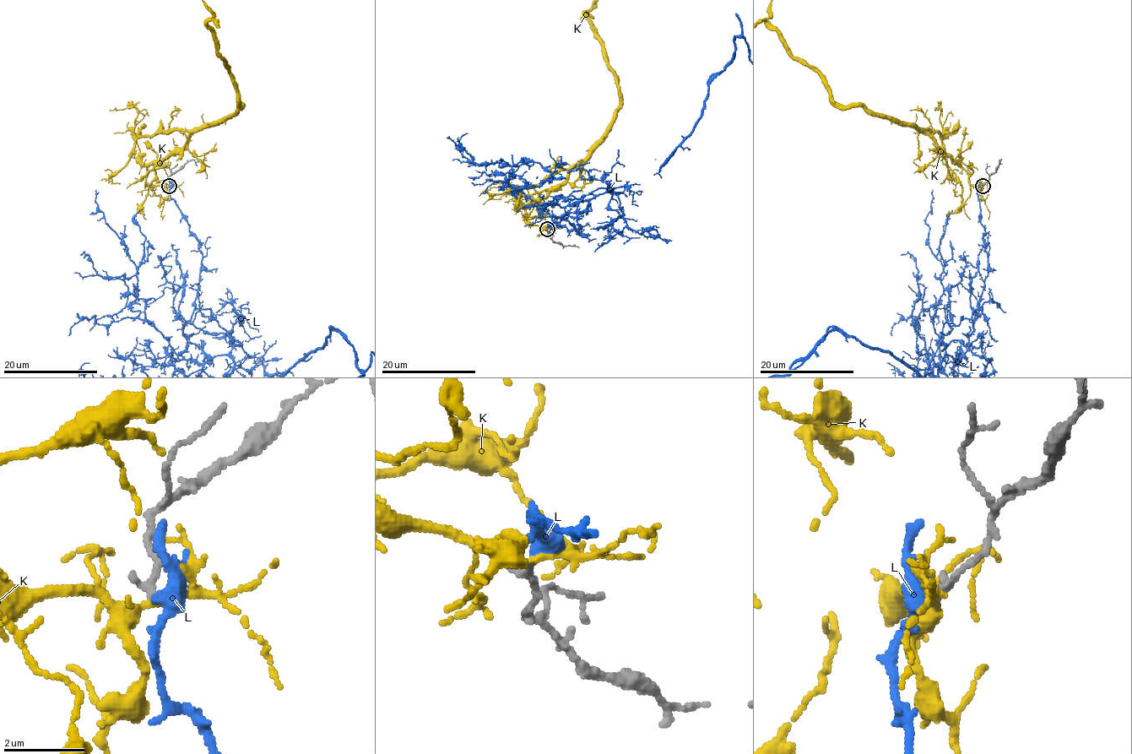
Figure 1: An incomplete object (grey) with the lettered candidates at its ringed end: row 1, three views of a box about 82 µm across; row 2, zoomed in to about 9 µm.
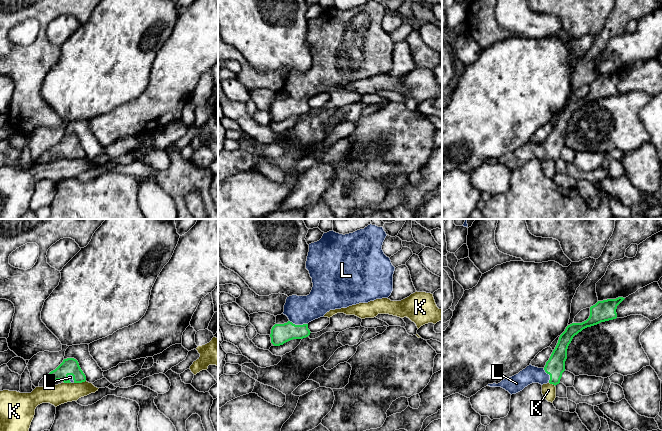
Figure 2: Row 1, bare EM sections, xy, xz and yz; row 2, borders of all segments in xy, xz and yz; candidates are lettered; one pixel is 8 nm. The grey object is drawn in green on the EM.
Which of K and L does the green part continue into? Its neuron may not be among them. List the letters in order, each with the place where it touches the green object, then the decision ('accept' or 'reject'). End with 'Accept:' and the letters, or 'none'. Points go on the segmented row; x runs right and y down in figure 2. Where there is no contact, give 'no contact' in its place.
K: contact xy (79, 382); reject
L: contact xz (298, 325); accept
Accept: L

